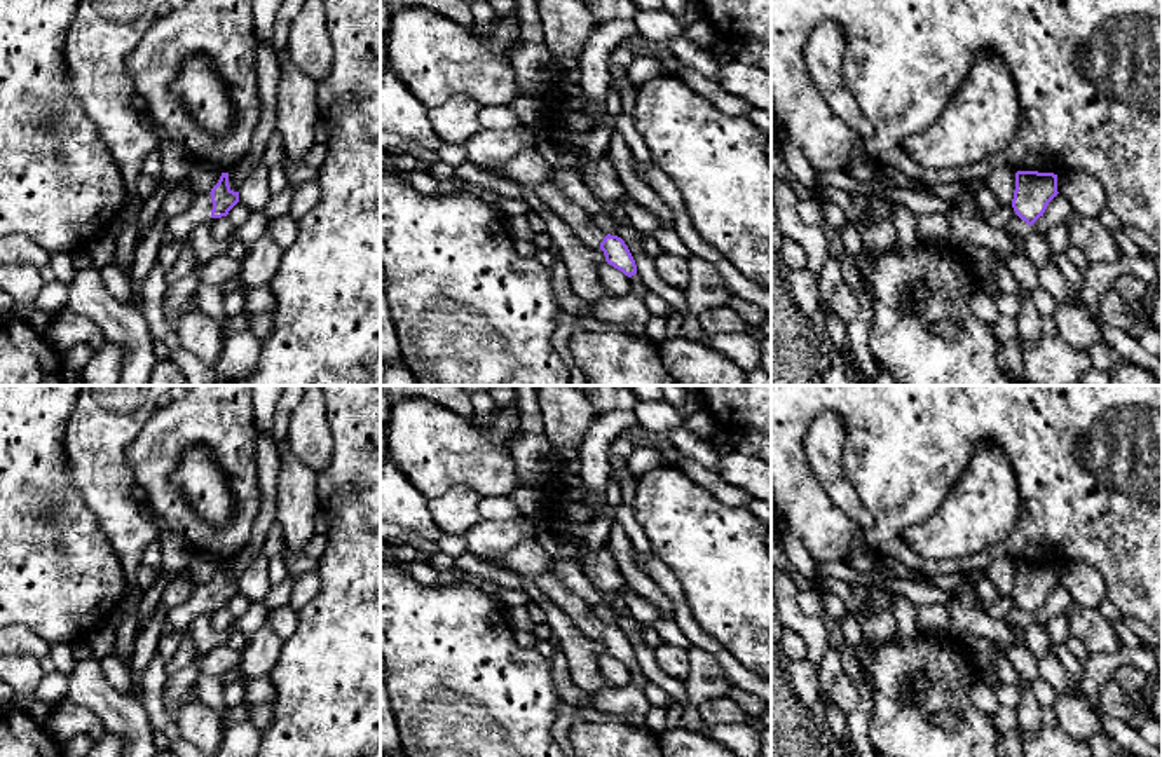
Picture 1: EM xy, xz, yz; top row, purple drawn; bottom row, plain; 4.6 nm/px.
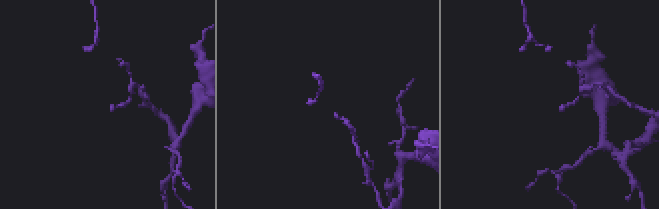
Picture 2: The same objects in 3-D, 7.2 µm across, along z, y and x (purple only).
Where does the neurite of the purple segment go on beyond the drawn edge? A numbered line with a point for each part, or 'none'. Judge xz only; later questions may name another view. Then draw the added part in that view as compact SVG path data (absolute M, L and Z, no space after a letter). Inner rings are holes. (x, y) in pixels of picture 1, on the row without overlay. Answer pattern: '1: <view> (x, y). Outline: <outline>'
1: xz (588, 623). Outline: M551 567L546 569L536 581L539 590L560 607L578 630L590 640L600 640L600 633L607 626L591 607L576 593L567 590L553 574Z

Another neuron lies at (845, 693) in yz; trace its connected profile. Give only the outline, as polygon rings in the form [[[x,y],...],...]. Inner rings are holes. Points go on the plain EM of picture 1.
[[[841,672],[832,682],[830,698],[841,712],[851,713],[860,703],[857,680]]]

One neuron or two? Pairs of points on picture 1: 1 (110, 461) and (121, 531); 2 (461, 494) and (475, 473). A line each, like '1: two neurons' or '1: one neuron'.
1: one neuron
2: two neurons

